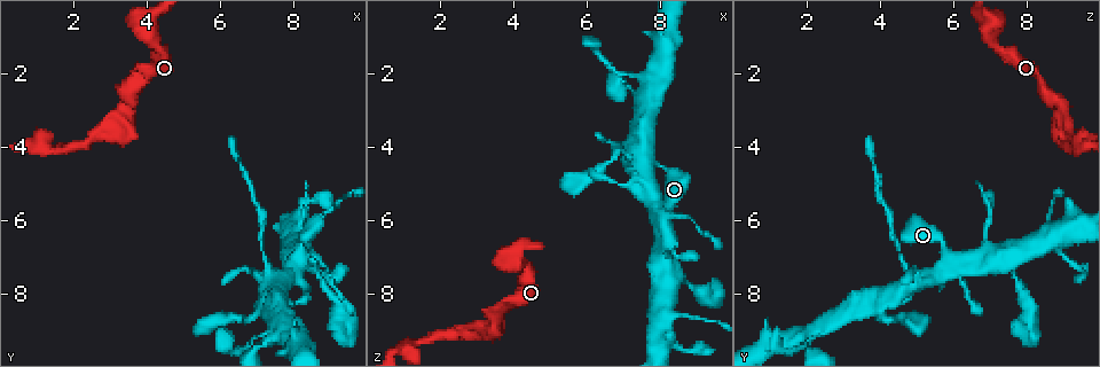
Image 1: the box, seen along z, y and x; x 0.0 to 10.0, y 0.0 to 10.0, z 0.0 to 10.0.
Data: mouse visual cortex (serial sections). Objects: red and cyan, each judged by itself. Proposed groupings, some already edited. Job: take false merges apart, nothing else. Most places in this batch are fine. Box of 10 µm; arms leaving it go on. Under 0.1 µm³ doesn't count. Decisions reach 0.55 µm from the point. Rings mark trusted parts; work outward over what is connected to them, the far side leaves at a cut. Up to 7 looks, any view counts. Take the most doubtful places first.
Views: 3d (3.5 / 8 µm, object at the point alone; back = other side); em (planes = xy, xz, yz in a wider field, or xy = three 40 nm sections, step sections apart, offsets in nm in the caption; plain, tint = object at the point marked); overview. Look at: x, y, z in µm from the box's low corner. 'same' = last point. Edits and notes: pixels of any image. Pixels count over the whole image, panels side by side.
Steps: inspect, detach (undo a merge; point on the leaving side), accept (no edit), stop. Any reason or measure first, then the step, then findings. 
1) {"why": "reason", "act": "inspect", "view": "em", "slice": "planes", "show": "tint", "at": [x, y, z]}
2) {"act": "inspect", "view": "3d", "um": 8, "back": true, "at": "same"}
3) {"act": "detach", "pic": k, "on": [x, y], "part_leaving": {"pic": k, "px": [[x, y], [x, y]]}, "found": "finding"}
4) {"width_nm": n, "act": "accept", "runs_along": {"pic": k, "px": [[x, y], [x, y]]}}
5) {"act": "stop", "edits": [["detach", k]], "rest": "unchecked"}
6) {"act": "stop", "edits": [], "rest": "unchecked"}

{"why": "abrupt turn", "act": "inspect", "view": "em", "slice": "xy", "step": 2, "show": "tint", "at": [1.35, 4.00, 9.35]}

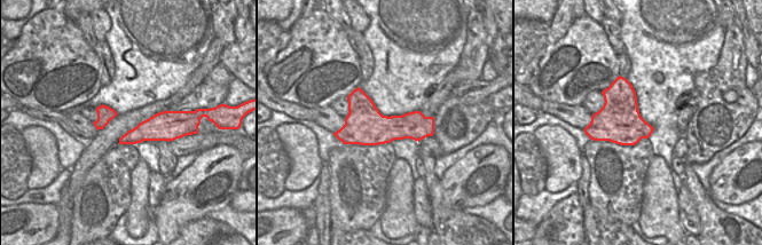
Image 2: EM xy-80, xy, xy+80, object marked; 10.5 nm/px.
{"act": "inspect", "view": "3d", "um": 3.5, "at": "same"}

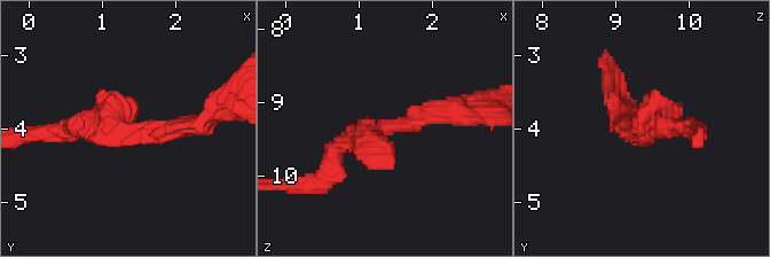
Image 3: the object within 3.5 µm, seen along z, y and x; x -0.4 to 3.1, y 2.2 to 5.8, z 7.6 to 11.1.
{"act": "accept", "runs_along": {"pic": 3, "px": [[460, 113], [375, 133], [393, 169]]}, "found": "continuous, no second cell"}

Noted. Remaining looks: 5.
{"why": "thick turns thin", "act": "inspect", "view": "3d", "um": 3.5, "at": [7.25, 8.20, 4.20]}

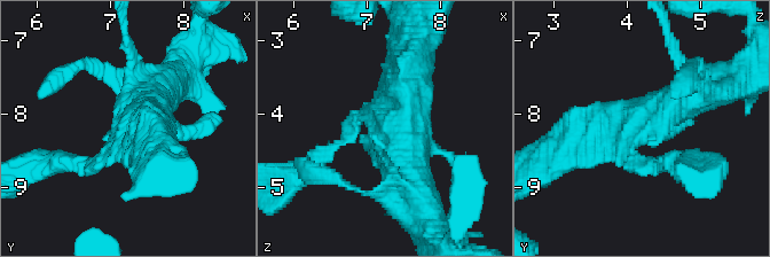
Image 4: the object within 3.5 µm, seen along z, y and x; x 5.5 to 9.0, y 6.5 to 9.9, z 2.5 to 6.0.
{"act": "inspect", "view": "em", "slice": "planes", "show": "tint", "at": [7.30, 8.25, 4.15]}

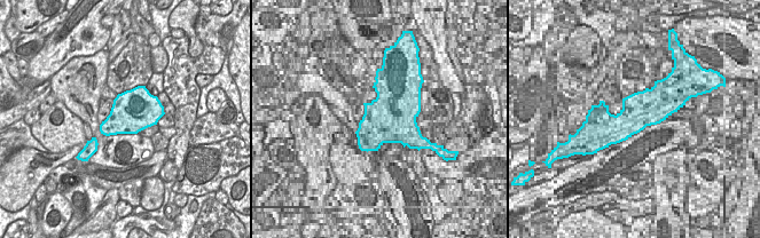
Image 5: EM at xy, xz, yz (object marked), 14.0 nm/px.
{"act": "accept", "runs_along": {"pic": 4, "px": [[705, 88], [572, 145]]}, "found": "all the same cell"}

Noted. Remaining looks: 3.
{"why": "branch point", "act": "inspect", "view": "3d", "um": 3.5, "at": [7.75, 9.05, 2.05]}

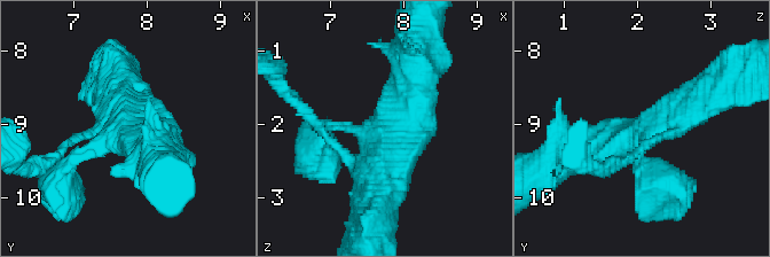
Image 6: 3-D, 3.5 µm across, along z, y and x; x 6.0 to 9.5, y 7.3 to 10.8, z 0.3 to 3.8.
{"why": "need the tissue", "act": "inspect", "view": "em", "slice": "xy", "step": 1, "show": "tint", "at": [7.75, 9.10, 2.10]}

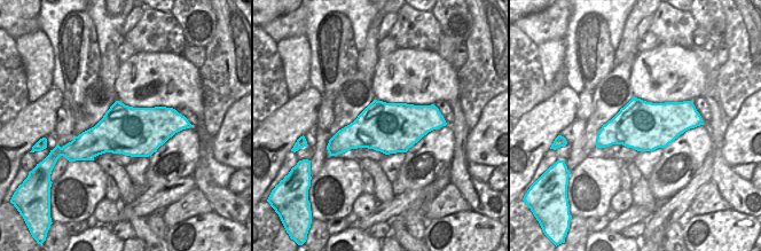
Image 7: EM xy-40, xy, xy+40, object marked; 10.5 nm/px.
{"act": "accept", "runs_along": {"pic": 6, "px": [[709, 93], [639, 139], [583, 149]]}, "found": "all the same cell"}

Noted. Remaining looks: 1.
{"act": "stop", "edits": [], "rest": "unchecked"}

